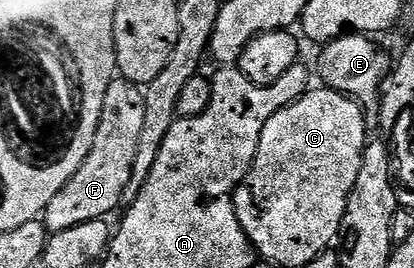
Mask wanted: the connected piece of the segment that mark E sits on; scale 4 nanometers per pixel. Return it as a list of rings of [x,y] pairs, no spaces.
[[[350,33],[327,42],[318,59],[318,71],[321,81],[327,88],[345,93],[357,100],[363,107],[367,126],[374,126],[381,116],[381,98],[379,95],[389,78],[392,69],[392,57],[367,34]]]

